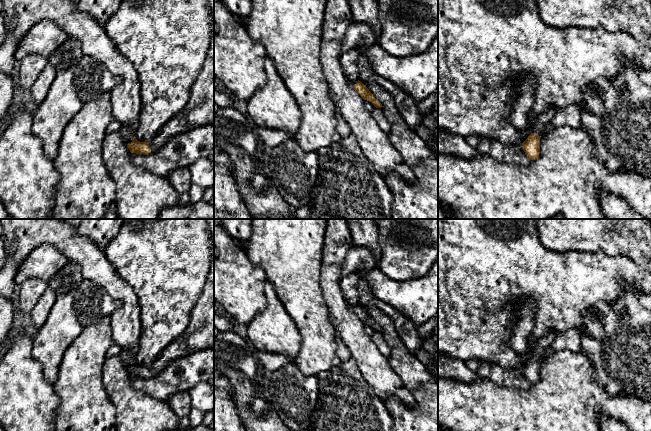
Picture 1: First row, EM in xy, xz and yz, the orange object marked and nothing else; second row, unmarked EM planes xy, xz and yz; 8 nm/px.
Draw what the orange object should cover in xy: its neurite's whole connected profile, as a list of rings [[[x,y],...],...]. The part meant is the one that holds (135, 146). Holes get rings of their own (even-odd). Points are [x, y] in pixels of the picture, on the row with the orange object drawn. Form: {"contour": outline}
{"contour": [[[208,0],[213,15],[213,28],[207,56],[184,108],[165,123],[151,142],[140,142],[135,132],[122,127],[120,133],[131,153],[156,152],[172,137],[202,125],[214,125],[214,0]]]}

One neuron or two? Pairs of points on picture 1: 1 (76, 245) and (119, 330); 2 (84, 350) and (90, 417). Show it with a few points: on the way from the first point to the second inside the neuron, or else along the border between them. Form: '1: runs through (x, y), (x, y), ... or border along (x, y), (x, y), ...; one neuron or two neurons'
1: runs through (95, 266), (127, 298), (127, 309); one neuron
2: runs through (87, 367), (87, 400); one neuron

